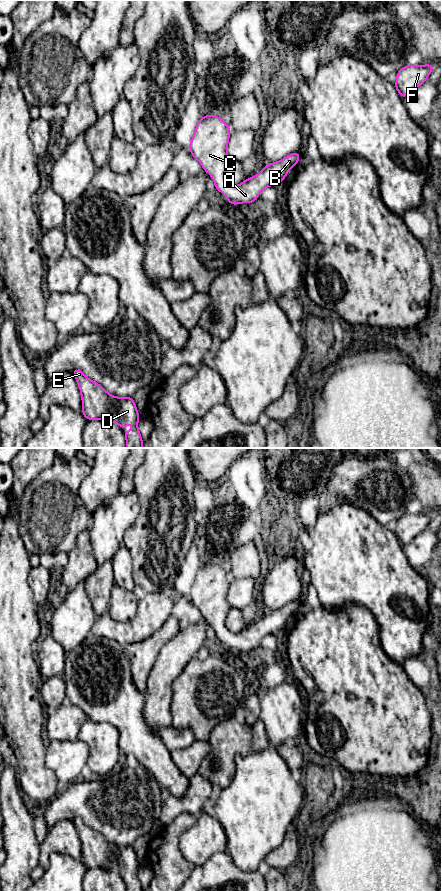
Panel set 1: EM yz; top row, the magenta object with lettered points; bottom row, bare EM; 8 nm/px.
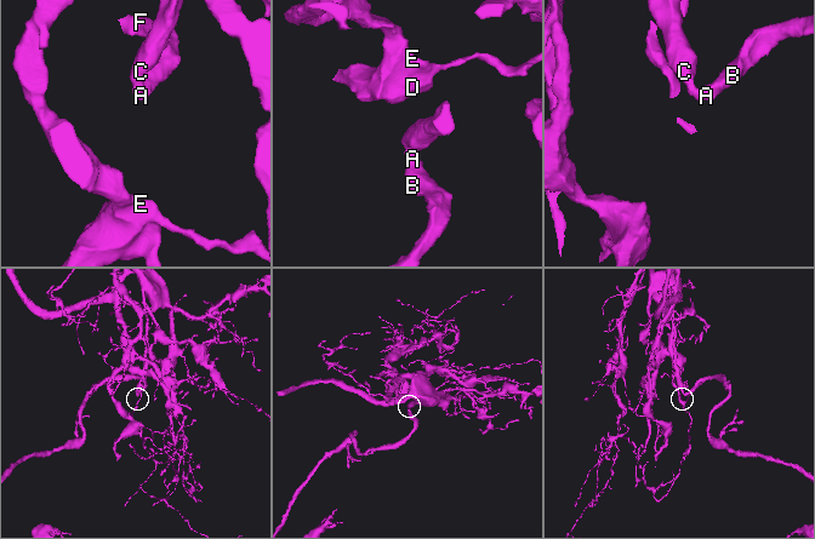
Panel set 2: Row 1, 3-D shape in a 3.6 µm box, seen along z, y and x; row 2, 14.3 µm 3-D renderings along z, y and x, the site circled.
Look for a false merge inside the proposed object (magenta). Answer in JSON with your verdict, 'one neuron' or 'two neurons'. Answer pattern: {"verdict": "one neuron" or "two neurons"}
{"verdict": "one neuron"}

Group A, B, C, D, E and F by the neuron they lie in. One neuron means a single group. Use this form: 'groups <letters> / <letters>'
groups A B C D E F

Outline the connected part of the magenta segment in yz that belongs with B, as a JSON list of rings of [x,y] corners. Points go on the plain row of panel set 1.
[[[206,563],[199,567],[188,595],[203,618],[213,626],[216,638],[226,643],[229,652],[255,650],[265,636],[284,629],[289,617],[299,609],[298,599],[265,613],[258,623],[245,627],[241,632],[230,633],[225,626],[225,616],[229,610],[227,595],[230,580],[231,577],[222,566]]]

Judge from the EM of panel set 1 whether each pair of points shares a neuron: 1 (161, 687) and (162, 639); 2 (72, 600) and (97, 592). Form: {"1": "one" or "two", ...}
{"1": "two", "2": "two"}

